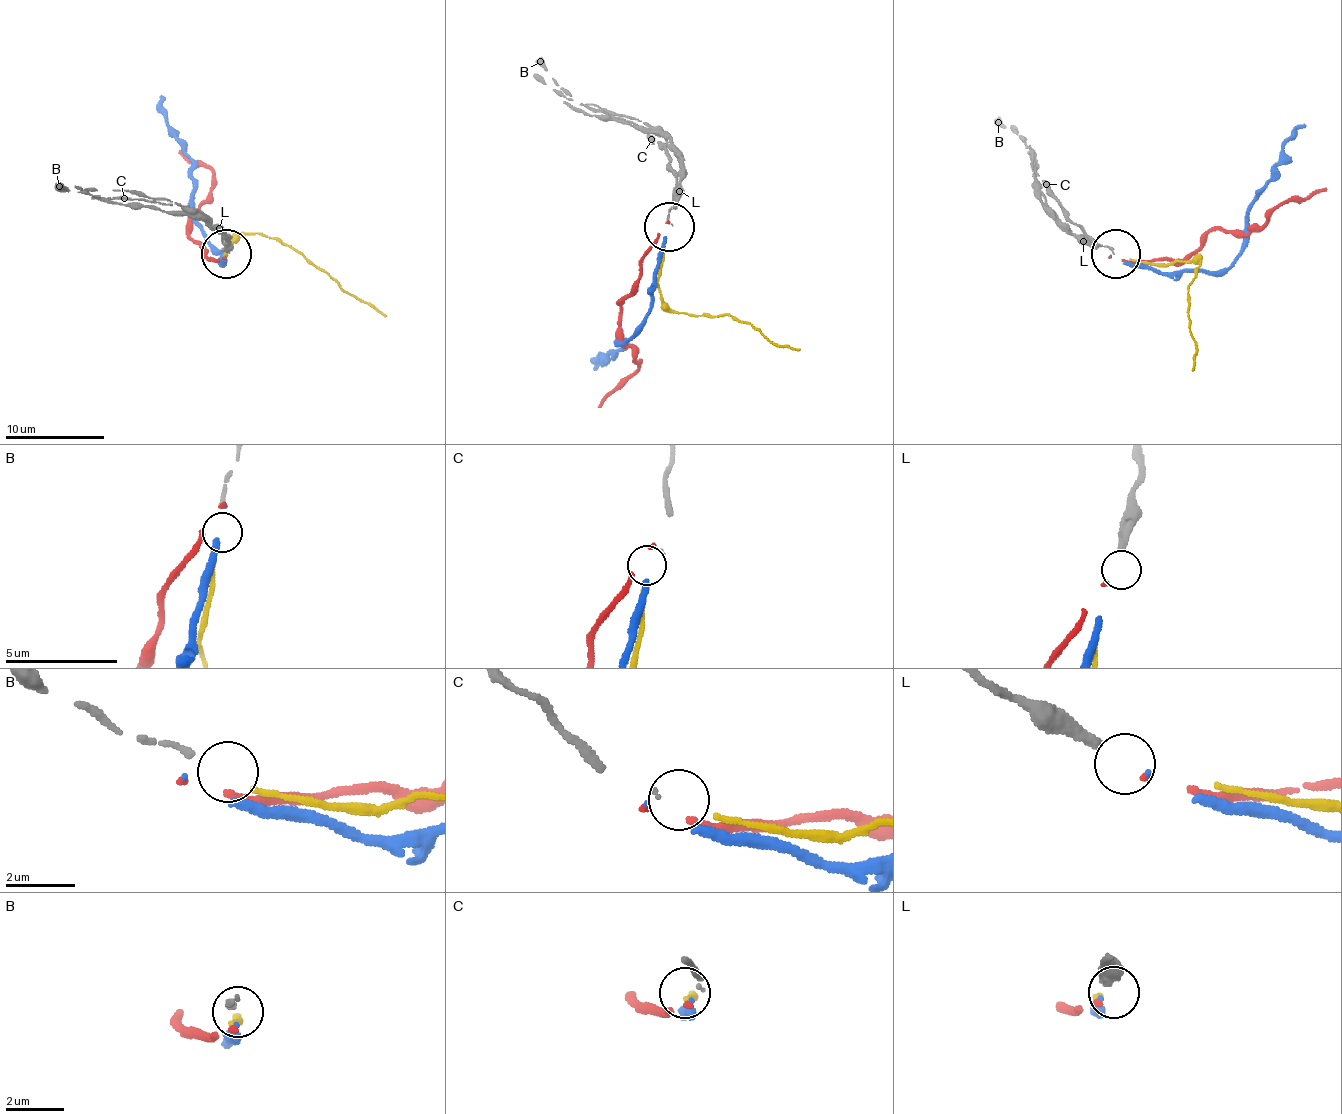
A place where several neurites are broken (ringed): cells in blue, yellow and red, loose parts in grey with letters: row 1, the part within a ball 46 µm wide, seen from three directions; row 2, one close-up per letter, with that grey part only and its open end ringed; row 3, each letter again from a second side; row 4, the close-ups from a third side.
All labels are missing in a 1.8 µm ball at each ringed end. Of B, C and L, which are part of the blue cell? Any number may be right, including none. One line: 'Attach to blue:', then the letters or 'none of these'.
Attach to blue: L

